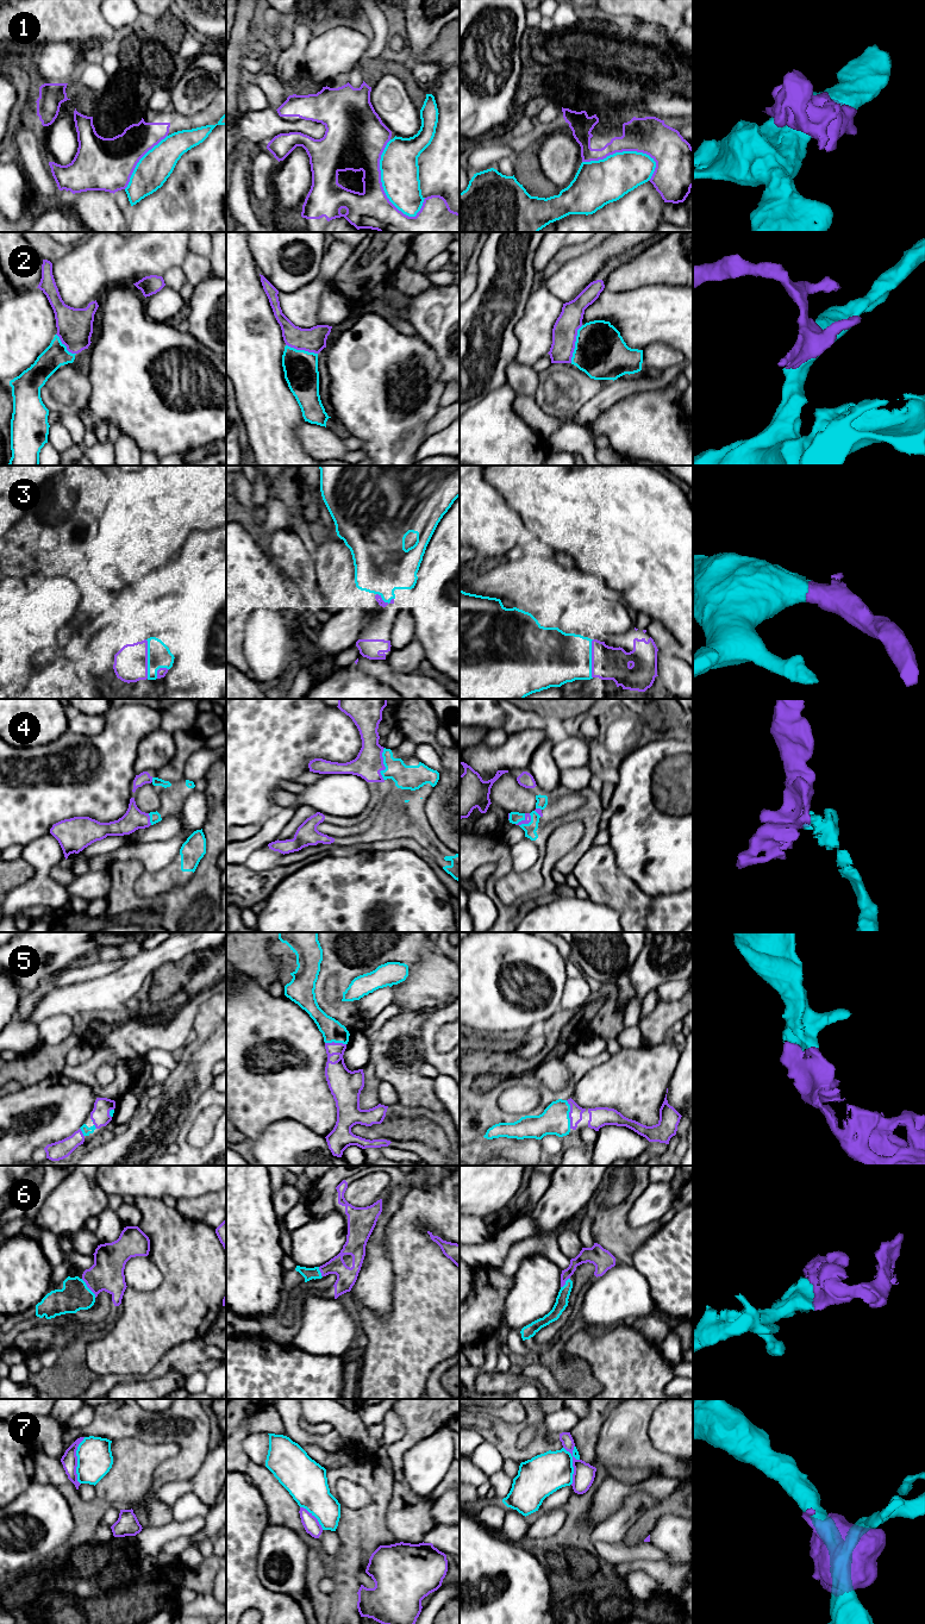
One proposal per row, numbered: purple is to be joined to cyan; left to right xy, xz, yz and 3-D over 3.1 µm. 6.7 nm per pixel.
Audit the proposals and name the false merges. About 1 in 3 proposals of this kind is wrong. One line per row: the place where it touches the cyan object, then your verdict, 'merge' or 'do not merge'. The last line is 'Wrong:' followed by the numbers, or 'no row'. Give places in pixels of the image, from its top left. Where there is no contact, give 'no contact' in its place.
1: contact xz (381, 181); do not merge
2: contact yz (575, 344); merge
3: contact xy (148, 659); merge
4: contact xz (383, 763); merge
5: contact yz (568, 1115); merge
6: contact xy (88, 1288); merge
7: contact yz (572, 1465); do not merge
Wrong: 1, 7

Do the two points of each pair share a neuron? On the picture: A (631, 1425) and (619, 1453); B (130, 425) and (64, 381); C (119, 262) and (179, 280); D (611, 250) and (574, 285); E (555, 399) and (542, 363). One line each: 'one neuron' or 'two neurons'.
A: one neuron
B: two neurons
C: two neurons
D: one neuron
E: two neurons

